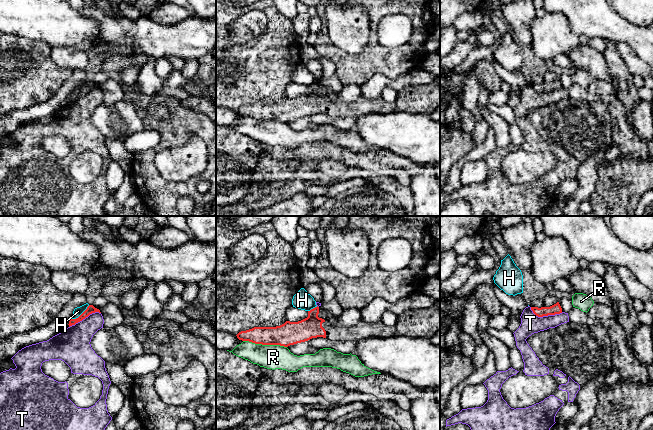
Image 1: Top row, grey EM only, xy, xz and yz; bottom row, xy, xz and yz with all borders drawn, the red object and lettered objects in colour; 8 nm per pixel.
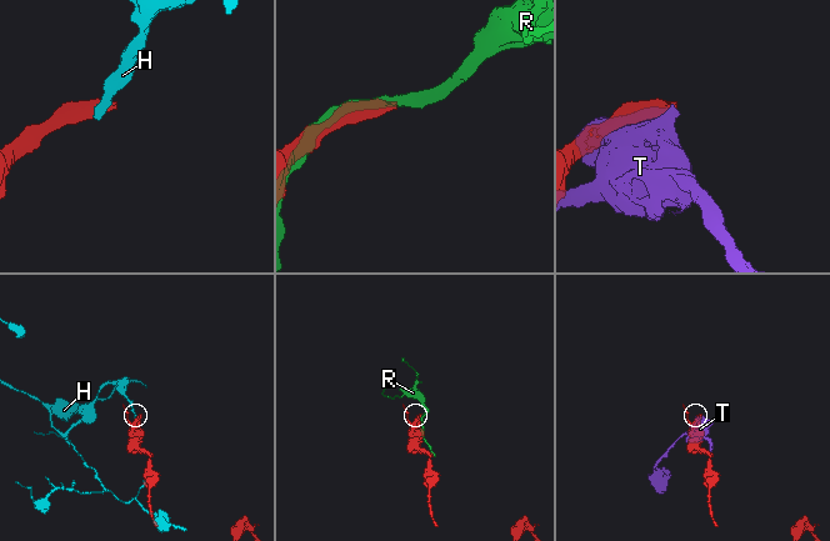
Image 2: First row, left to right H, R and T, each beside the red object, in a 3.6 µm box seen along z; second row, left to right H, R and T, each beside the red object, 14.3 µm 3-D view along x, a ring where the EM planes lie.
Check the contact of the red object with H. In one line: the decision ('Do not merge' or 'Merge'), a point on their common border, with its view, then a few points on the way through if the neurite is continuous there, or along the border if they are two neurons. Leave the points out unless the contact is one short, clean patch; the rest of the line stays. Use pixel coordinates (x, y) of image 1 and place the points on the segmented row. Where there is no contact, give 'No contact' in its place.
Do not merge. Touches red at xy (80, 315). Boundary: xy (89, 305), (77, 317), (70, 319)

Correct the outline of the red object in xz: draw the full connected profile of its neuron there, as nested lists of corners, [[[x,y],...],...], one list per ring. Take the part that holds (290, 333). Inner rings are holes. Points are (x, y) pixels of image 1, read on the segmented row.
[[[440,300],[428,308],[410,309],[398,316],[394,326],[360,322],[351,328],[339,328],[334,325],[336,317],[325,321],[318,317],[319,307],[308,311],[308,317],[298,321],[286,321],[276,327],[254,327],[241,331],[239,340],[262,345],[280,345],[288,347],[312,338],[323,337],[331,341],[358,341],[368,337],[407,336],[430,339],[440,331]]]

